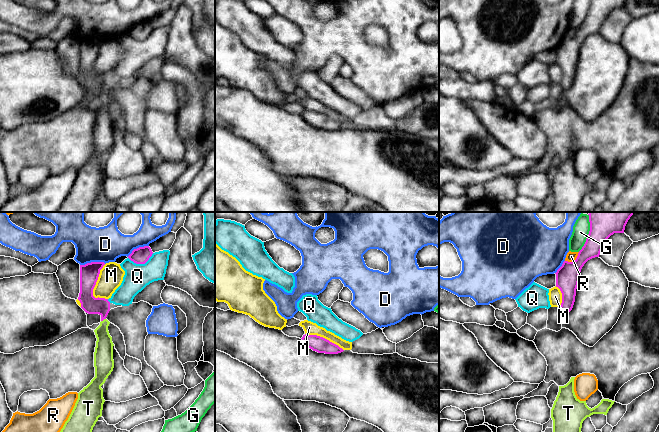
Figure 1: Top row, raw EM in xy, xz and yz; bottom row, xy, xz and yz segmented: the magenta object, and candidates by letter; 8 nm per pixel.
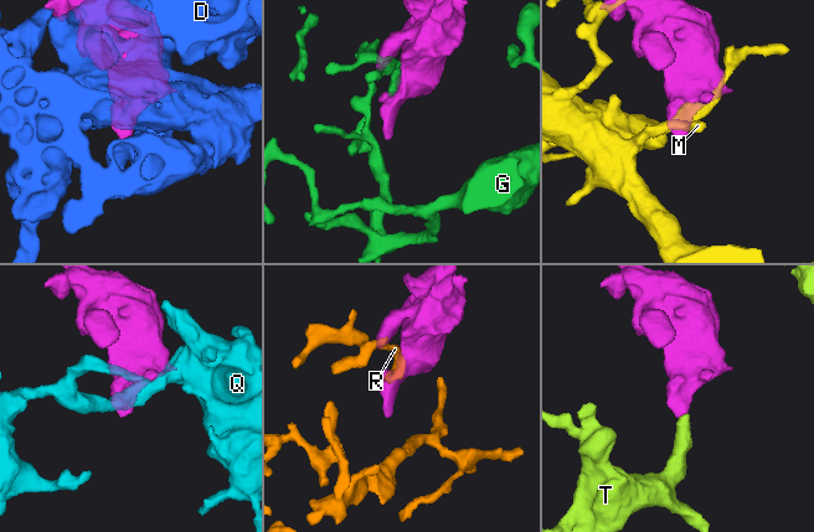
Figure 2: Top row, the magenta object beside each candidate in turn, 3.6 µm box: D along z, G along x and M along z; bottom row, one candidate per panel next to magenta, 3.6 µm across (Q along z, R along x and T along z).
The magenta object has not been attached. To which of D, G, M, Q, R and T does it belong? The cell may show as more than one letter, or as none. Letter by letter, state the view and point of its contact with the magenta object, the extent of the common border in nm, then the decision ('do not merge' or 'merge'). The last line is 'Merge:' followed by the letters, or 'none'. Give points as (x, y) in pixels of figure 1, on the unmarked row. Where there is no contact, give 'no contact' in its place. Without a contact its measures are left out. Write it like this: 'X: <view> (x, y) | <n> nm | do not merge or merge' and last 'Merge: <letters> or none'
D: xy (92, 38) | 200 nm | do not merge
G: yz (587, 14) | 240 nm | do not merge
M: xy (96, 57) | 300 nm | do not merge
Q: xy (141, 39) | 220 nm | do not merge
R: yz (573, 37) | 140 nm | do not merge
T: xy (103, 95) | 50 nm | merge
Merge: T

